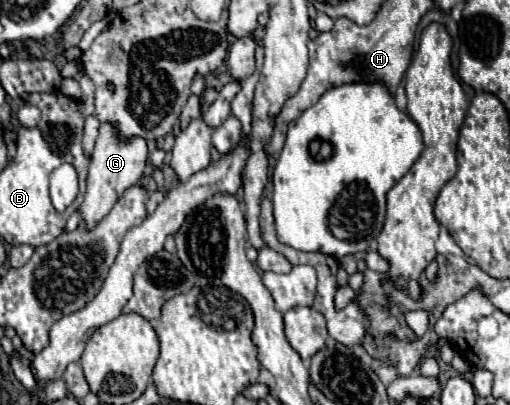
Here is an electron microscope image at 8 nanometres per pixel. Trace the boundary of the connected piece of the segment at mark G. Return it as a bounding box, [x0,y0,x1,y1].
[79,125,147,229]

